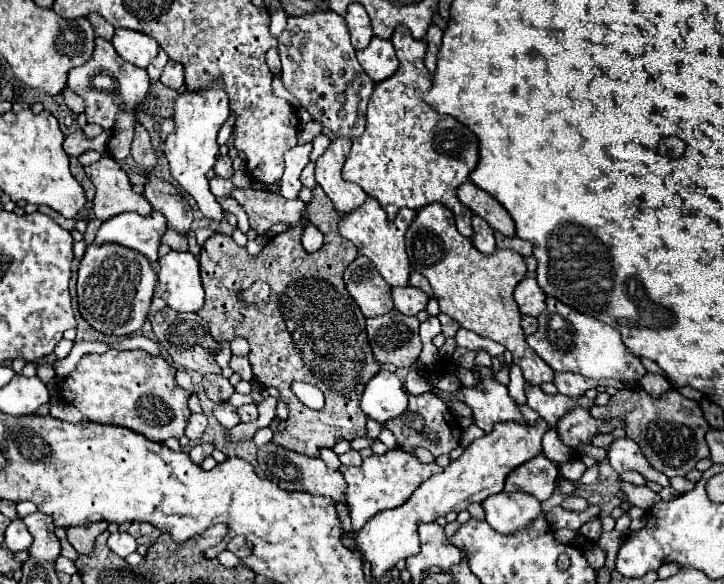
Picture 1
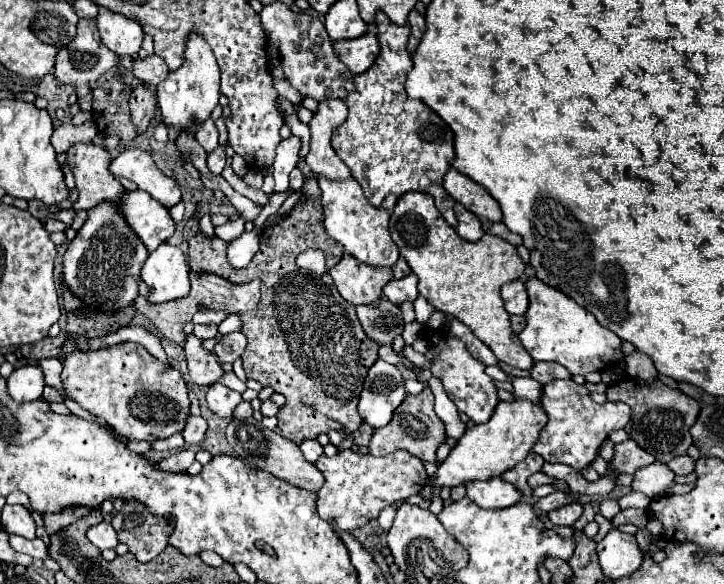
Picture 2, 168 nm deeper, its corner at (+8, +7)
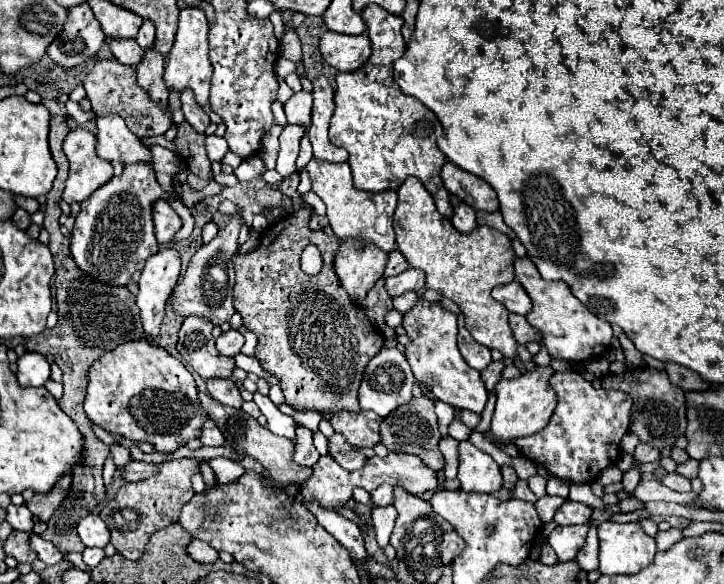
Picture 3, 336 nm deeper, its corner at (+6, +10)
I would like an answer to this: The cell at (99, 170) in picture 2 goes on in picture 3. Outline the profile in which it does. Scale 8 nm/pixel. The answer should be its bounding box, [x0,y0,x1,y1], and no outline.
[63,128,113,204]

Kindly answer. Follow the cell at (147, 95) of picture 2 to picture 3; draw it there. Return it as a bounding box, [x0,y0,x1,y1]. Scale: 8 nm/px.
[135,46,169,106]

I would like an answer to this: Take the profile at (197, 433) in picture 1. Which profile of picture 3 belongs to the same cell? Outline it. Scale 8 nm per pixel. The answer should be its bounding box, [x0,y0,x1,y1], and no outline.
[199,418,225,446]

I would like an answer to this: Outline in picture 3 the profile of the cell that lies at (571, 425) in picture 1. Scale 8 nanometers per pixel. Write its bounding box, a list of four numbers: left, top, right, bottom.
[513,370,631,484]

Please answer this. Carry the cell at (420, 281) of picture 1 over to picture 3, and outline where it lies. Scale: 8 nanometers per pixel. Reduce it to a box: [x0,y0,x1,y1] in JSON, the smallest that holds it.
[385,250,409,276]

